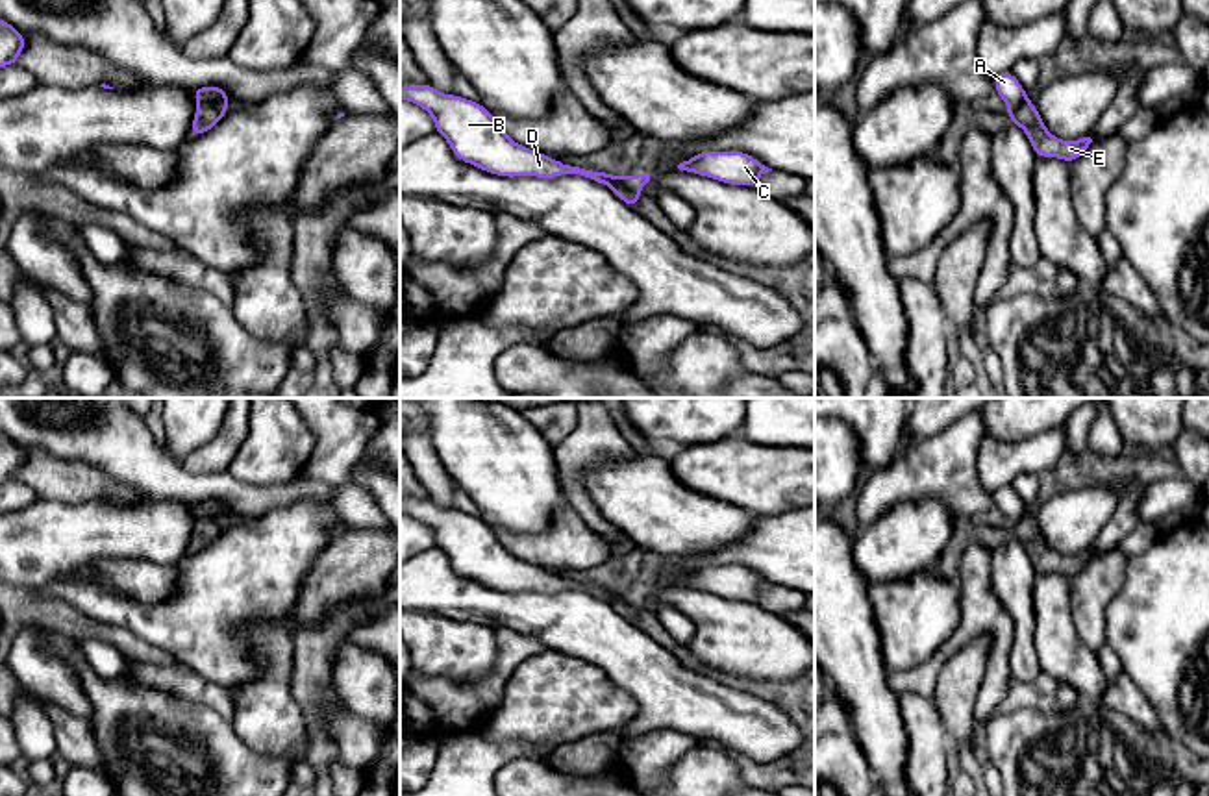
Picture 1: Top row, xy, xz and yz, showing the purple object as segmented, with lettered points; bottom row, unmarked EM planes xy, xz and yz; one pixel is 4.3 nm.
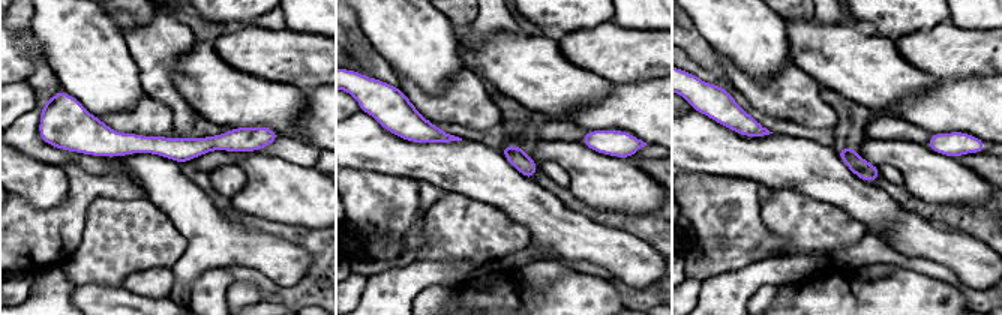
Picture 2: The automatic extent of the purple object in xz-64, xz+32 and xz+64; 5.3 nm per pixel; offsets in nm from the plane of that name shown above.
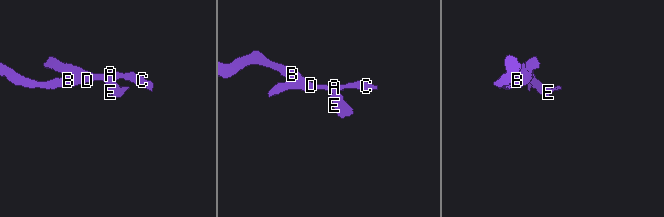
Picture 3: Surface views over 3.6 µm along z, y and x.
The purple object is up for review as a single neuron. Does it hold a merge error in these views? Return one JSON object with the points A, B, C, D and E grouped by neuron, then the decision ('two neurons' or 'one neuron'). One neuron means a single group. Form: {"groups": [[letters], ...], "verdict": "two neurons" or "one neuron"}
{"groups": [["A", "B", "C", "D"], ["E"]], "verdict": "two neurons"}

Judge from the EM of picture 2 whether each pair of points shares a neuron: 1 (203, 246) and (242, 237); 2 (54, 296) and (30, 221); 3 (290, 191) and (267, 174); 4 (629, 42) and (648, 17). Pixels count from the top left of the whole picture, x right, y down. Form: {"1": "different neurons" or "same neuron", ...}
{"1": "same neuron", "2": "different neurons", "3": "same neuron", "4": "different neurons"}

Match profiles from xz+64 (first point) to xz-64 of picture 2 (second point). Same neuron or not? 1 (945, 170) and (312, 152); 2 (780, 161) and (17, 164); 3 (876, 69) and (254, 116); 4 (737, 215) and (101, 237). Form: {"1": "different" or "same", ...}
{"1": "different", "2": "different", "3": "same", "4": "different"}

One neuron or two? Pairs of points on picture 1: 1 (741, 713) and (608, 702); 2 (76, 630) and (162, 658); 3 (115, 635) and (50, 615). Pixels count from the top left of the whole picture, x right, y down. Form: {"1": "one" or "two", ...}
{"1": "two", "2": "one", "3": "one"}

